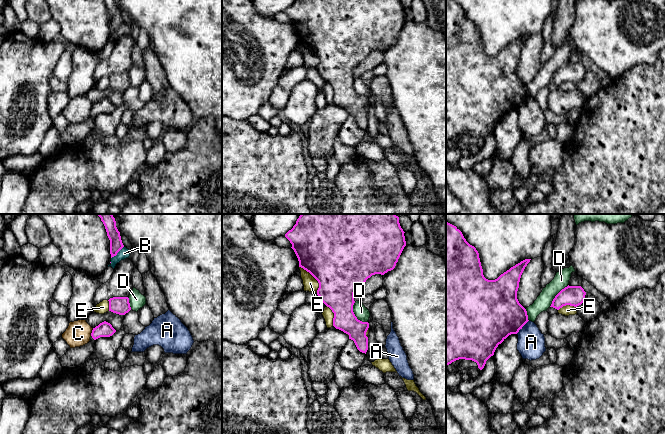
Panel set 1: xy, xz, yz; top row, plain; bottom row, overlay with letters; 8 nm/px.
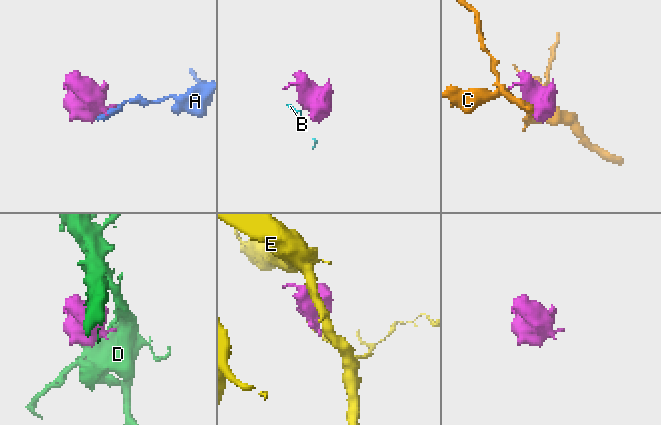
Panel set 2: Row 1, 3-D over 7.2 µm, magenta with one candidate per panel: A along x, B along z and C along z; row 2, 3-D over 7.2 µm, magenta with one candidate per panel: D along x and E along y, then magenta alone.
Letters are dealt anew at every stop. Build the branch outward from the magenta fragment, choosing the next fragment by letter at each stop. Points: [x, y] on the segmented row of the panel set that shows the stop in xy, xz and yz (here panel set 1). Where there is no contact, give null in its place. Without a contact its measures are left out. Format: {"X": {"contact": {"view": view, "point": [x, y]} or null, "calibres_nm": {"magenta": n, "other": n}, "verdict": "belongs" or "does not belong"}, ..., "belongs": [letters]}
{"A": {"contact": {"view": "yz", "point": [522, 326]}, "calibres_nm": {"magenta": 420, "other": 220}, "verdict": "does not belong"}, "B": {"contact": {"view": "xy", "point": [117, 252]}, "calibres_nm": {"magenta": 100, "other": 90}, "verdict": "does not belong"}, "C": {"contact": {"view": "xy", "point": [92, 332]}, "calibres_nm": {"magenta": 120, "other": 200}, "verdict": "does not belong"}, "D": {"contact": {"view": "xz", "point": [354, 315]}, "calibres_nm": {"magenta": 300, "other": 110}, "verdict": "does not belong"}, "E": {"contact": {"view": "xz", "point": [314, 277]}, "calibres_nm": {"magenta": 500, "other": 110}, "verdict": "does not belong"}, "belongs": []}

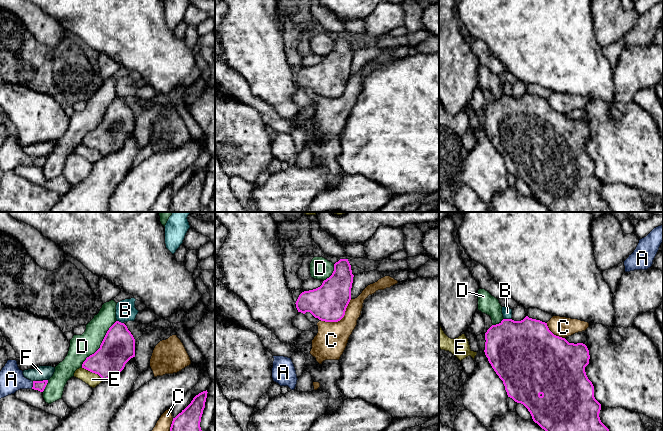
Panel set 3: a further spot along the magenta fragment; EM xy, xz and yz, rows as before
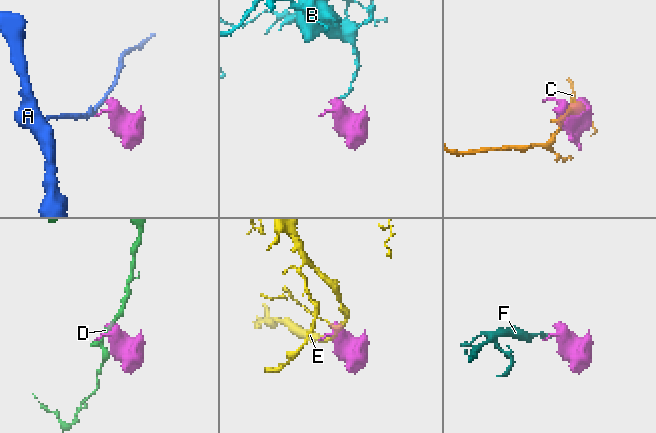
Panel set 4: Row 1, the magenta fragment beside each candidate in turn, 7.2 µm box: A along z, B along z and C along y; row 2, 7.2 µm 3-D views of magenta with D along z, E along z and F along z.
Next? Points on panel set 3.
{"A": {"contact": {"view": "xy", "point": [33, 385]}, "calibres_nm": {"magenta": 80, "other": 190}, "verdict": "belongs"}, "B": {"contact": {"view": "xy", "point": [120, 322]}, "calibres_nm": {"magenta": 280, "other": 160}, "verdict": "does not belong"}, "C": {"contact": {"view": "xz", "point": [340, 319]}, "calibres_nm": {"magenta": 300, "other": 260}, "verdict": "does not belong"}, "D": {"contact": {"view": "xy", "point": [101, 344]}, "calibres_nm": {"magenta": 280, "other": 190}, "verdict": "does not belong"}, "E": {"contact": {"view": "xy", "point": [92, 372]}, "calibres_nm": {"magenta": 260, "other": 110}, "verdict": "does not belong"}, "F": {"contact": {"view": "xy", "point": [40, 381]}, "calibres_nm": {"magenta": 80, "other": 120}, "verdict": "does not belong"}, "belongs": ["A"]}

